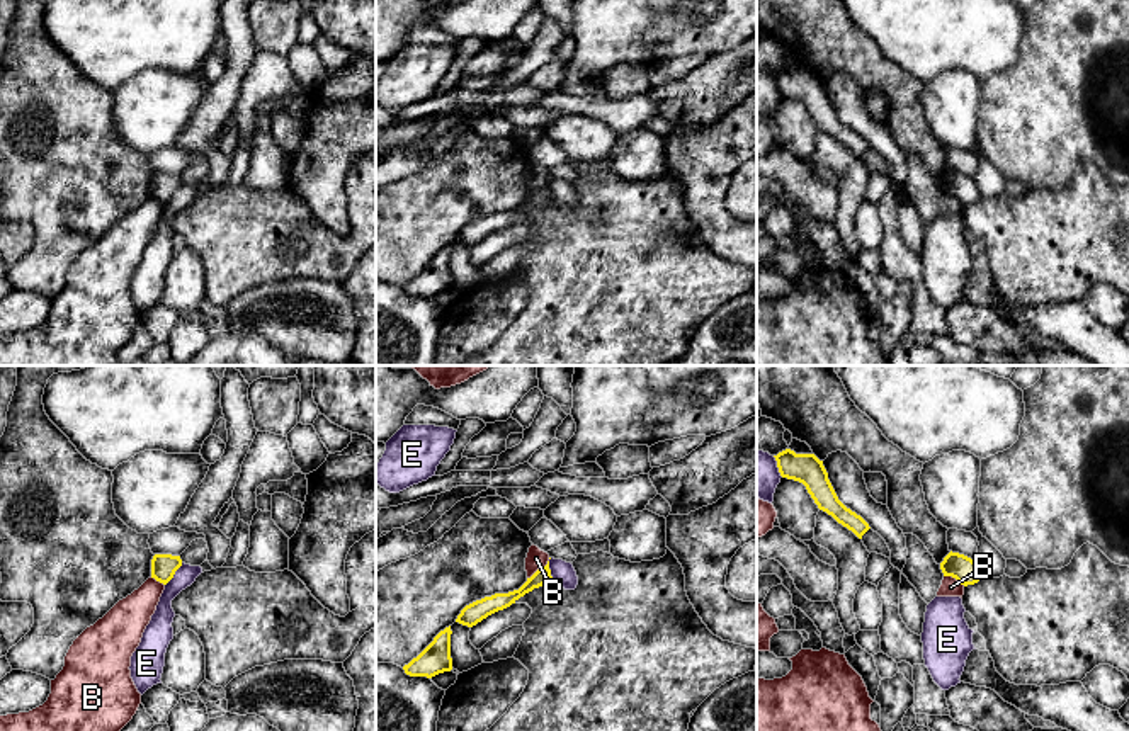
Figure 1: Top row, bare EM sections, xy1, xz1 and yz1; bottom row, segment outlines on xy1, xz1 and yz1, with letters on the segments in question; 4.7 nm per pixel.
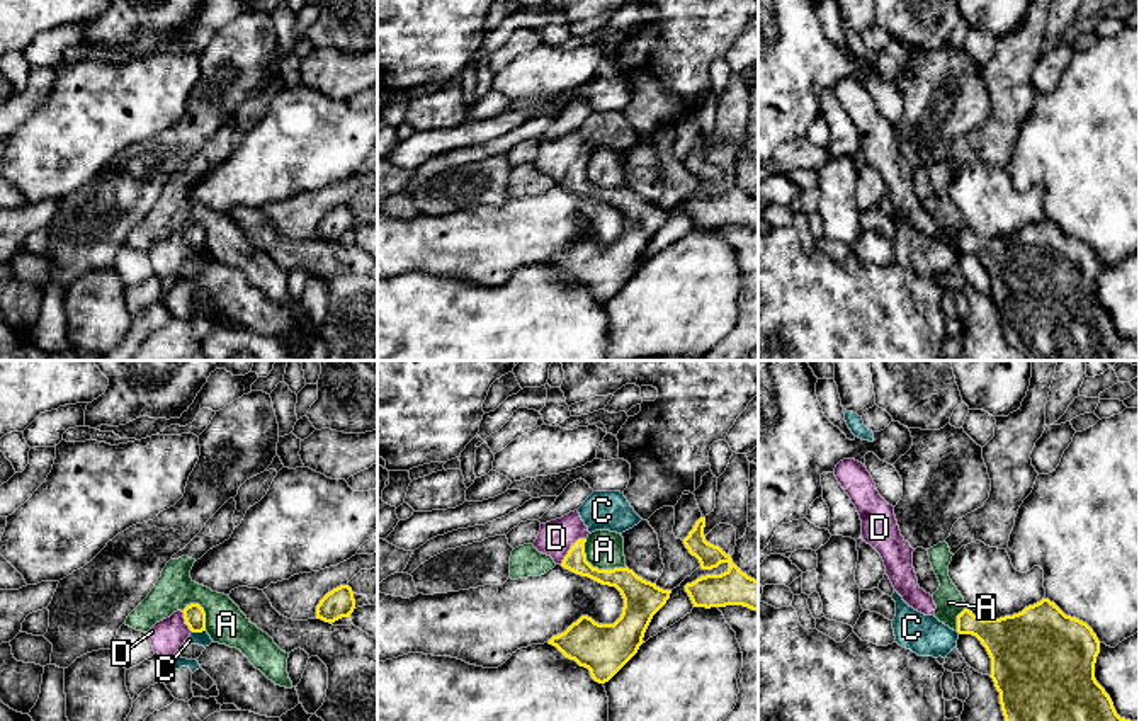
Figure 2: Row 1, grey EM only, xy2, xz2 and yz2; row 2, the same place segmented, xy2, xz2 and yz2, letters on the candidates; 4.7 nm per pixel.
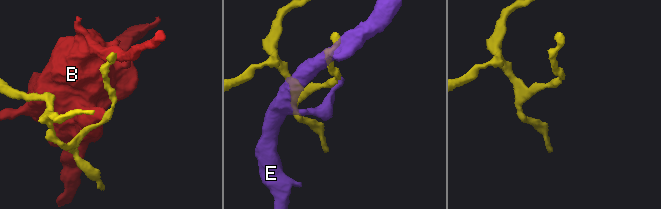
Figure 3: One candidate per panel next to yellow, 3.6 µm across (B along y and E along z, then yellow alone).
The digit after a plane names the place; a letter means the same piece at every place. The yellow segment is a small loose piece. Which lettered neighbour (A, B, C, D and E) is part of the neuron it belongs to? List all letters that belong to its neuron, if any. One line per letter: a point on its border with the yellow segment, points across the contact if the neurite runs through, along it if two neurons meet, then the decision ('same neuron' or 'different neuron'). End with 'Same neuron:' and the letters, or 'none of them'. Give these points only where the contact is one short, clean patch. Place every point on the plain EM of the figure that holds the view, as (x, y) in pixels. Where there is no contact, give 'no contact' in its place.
A: xz2 (597, 187) | different neuron
B: xz1 (541, 187) | along xz1 (550, 177), (527, 198) | different neuron
C: xy2 (198, 250) | along xy2 (204, 249), (192, 252) | different neuron
D: xz2 (572, 167) | same neuron
E: xy1 (174, 192) | different neuron
Same neuron: D

